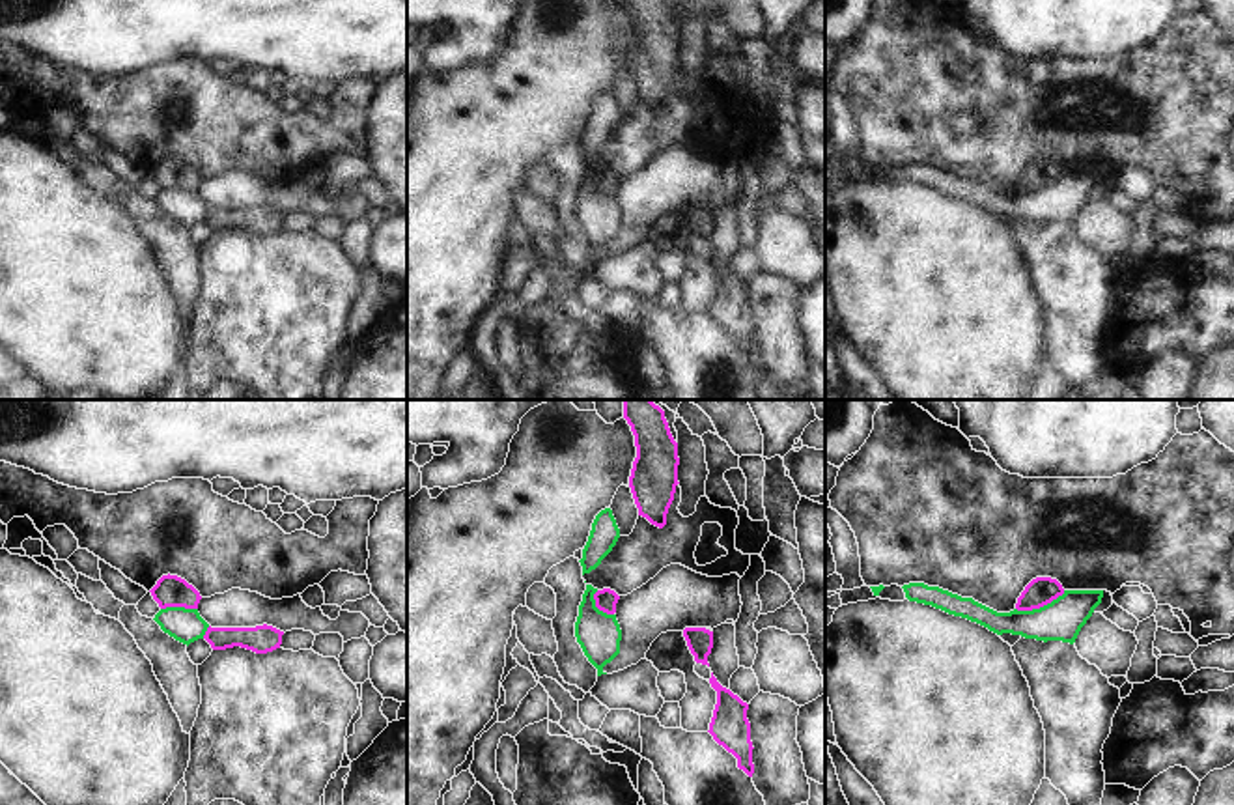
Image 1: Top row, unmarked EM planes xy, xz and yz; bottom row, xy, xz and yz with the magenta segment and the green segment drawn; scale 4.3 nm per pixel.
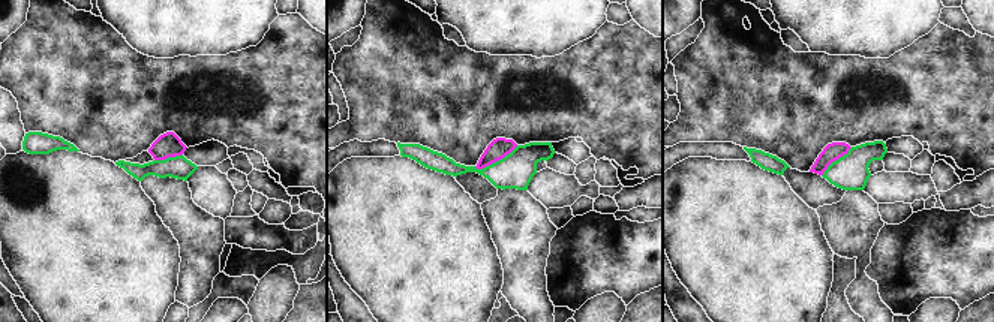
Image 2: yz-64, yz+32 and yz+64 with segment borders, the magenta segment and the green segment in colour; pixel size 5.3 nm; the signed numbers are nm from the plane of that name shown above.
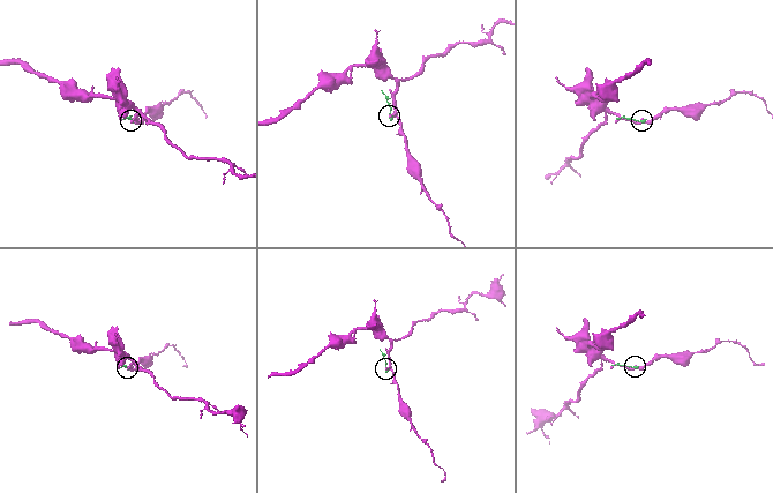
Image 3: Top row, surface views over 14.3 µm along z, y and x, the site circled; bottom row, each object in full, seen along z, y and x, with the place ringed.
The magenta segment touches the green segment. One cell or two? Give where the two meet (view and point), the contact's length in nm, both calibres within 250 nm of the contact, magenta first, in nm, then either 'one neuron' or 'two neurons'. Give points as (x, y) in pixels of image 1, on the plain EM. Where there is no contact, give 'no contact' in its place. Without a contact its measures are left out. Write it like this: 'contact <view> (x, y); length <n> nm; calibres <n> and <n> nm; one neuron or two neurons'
contact yz (1040, 187); length 240 nm; calibres 120 and 180 nm; two neurons

